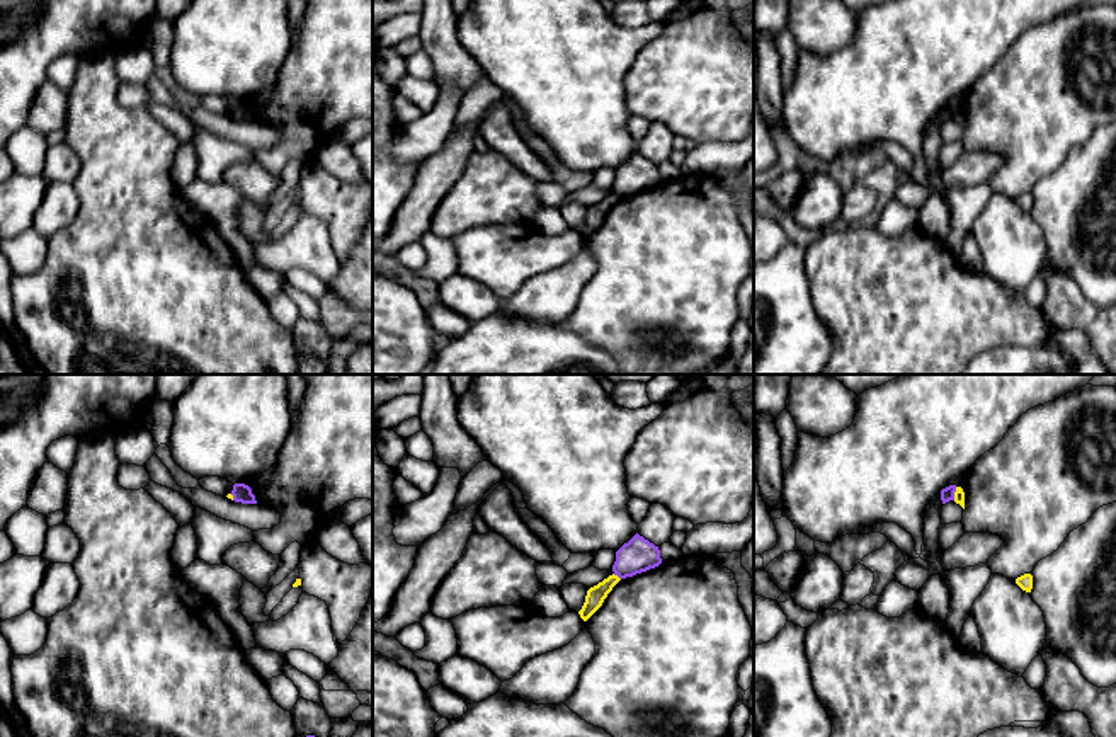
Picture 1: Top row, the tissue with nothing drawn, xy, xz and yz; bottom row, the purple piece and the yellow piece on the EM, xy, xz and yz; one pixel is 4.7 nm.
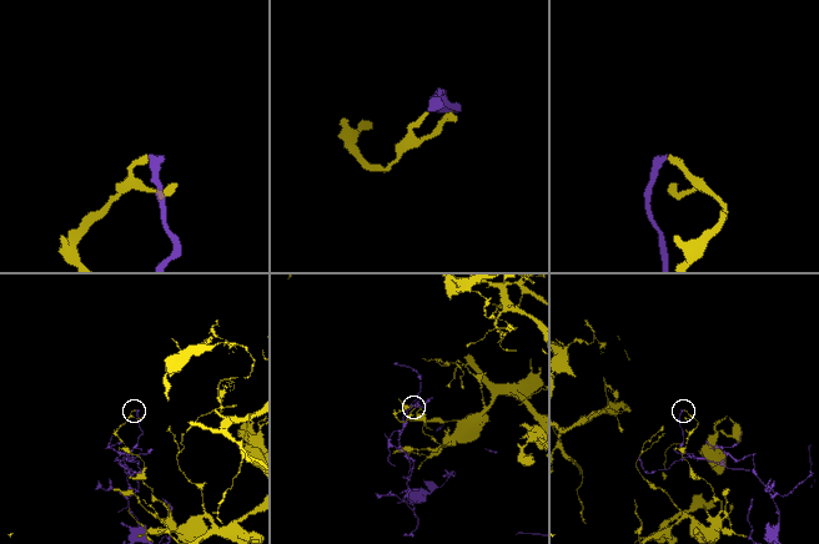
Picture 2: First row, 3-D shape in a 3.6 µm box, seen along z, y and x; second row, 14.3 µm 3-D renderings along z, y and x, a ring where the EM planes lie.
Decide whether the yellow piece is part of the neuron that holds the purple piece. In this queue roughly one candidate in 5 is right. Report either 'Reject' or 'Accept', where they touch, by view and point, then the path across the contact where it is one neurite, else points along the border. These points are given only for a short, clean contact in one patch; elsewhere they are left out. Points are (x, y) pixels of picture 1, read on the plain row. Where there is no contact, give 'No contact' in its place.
Reject. Touches purple at xz (616, 193). Boundary: xz (613, 193), (620, 198)

